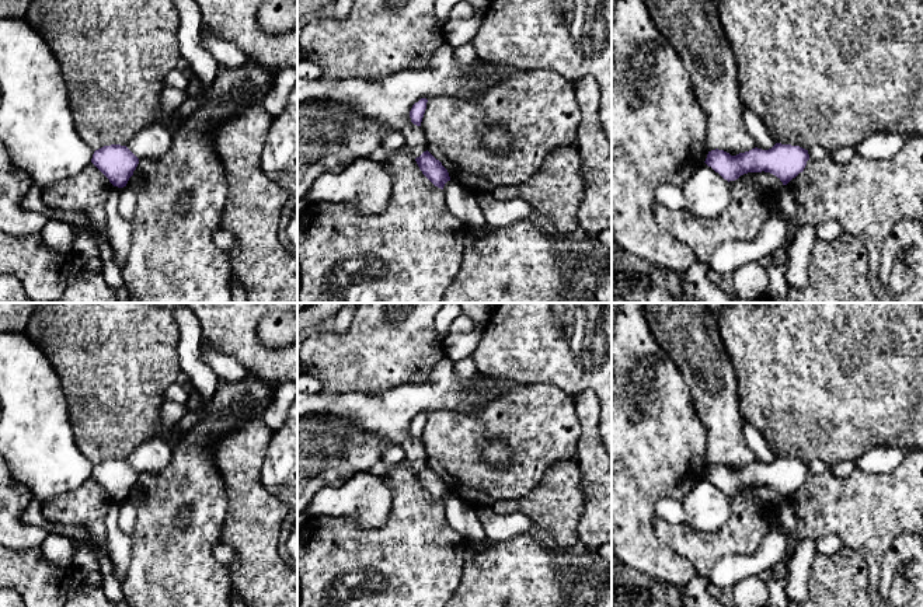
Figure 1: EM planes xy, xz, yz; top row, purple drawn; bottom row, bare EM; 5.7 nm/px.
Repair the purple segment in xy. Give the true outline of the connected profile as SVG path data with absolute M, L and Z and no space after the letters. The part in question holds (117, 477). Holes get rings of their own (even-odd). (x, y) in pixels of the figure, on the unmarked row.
M111 458L95 464L91 477L114 500L123 502L133 489L139 472L126 460Z

